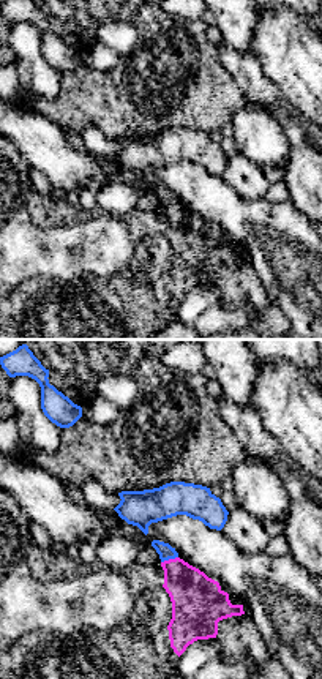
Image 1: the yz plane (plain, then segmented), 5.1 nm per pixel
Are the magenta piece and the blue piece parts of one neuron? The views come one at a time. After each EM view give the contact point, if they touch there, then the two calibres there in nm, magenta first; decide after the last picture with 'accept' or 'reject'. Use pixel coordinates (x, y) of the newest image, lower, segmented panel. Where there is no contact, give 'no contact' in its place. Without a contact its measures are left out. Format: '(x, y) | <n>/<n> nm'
(169, 559) | 260/80 nm

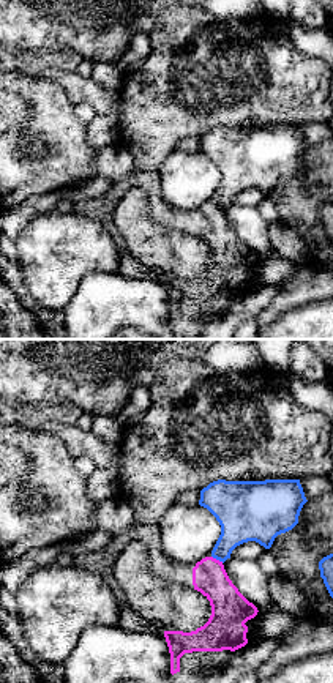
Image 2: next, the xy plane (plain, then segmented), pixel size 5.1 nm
(218, 560) | 190/240 nm

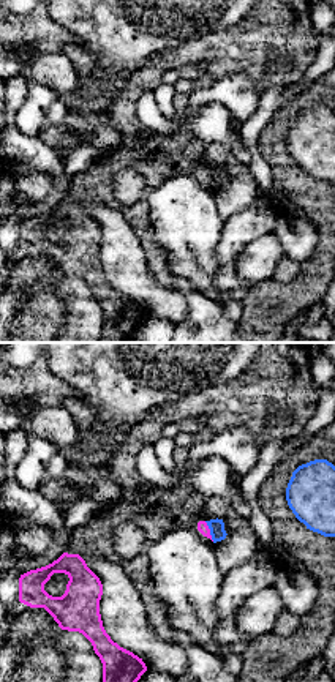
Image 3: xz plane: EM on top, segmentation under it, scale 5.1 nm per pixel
(209, 531) | 60/80 nm

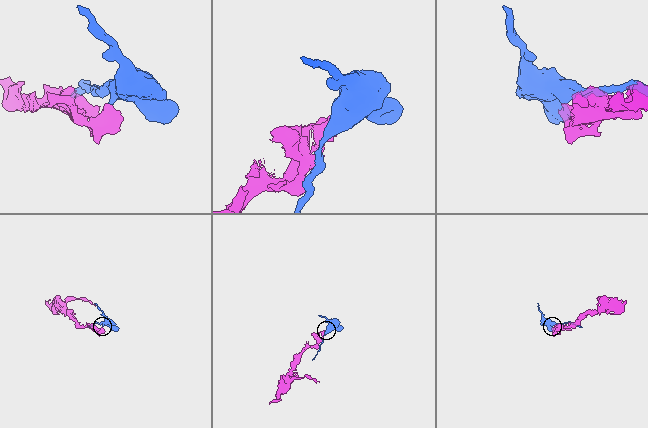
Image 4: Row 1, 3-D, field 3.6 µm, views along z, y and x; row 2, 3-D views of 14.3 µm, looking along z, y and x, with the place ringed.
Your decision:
reject

